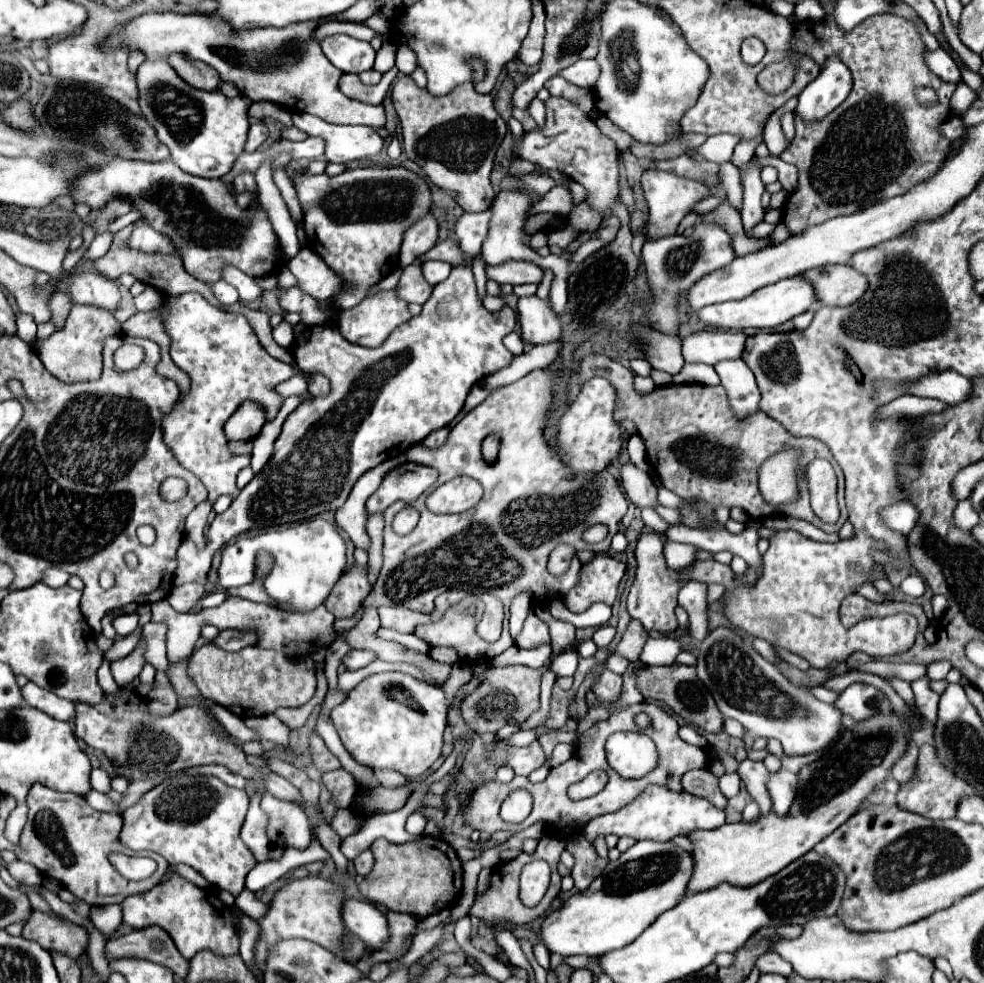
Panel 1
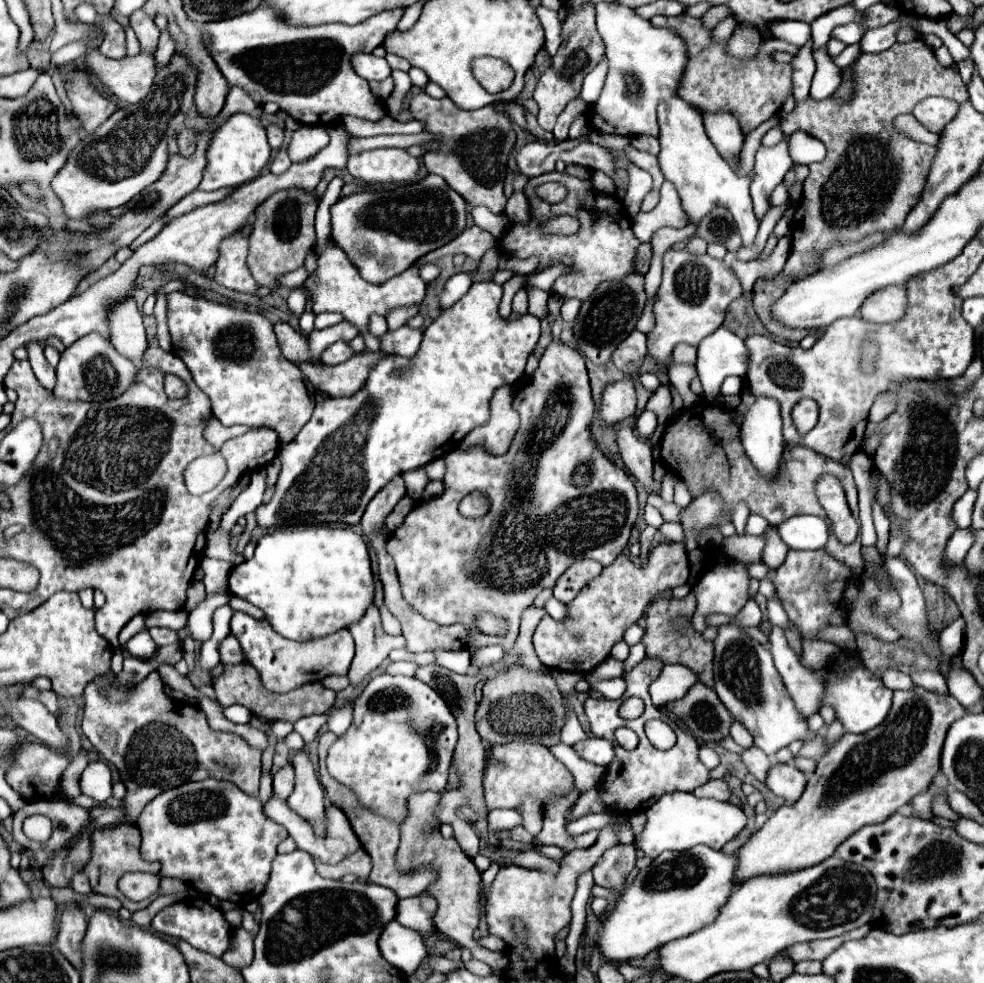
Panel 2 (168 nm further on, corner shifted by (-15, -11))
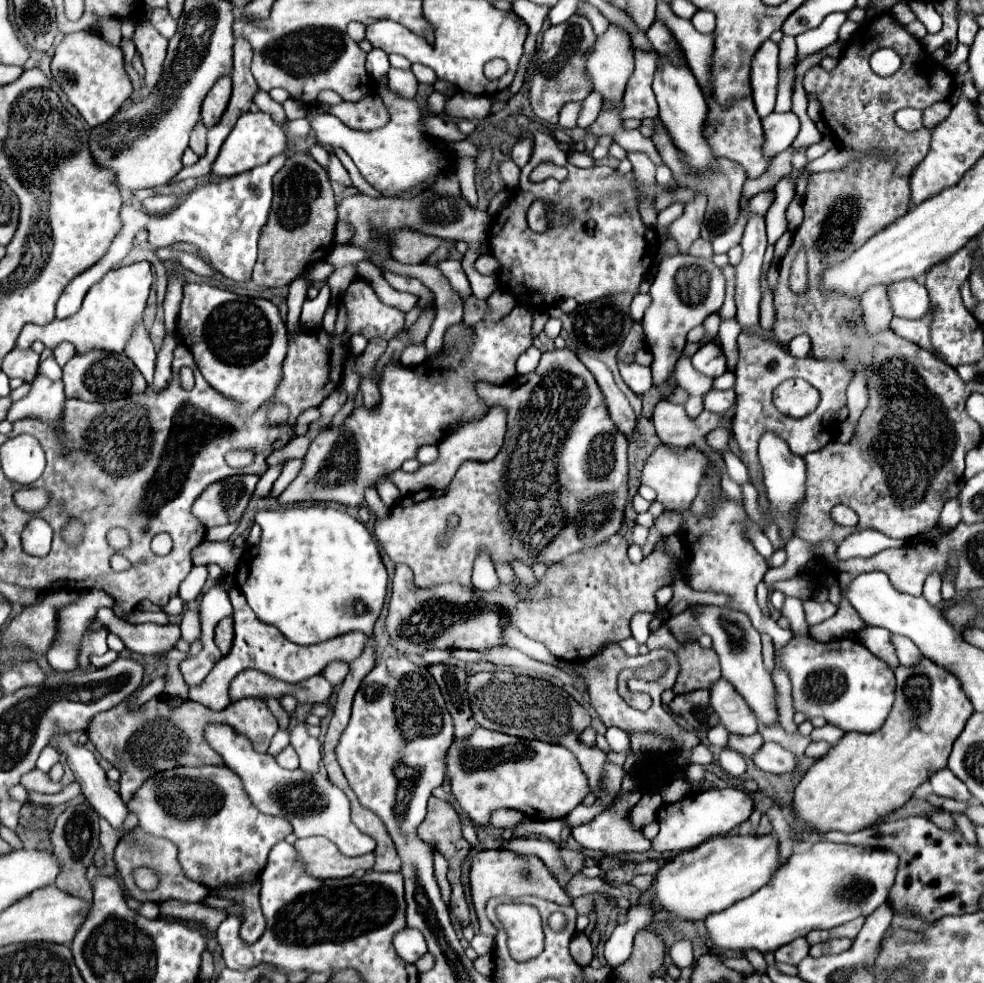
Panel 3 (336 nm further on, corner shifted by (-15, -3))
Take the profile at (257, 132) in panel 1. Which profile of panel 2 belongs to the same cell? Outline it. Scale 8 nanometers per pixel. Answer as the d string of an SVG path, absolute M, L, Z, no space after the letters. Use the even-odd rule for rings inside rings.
M268 126L266 128L266 134L268 134L268 144L272 150L280 150L282 142L284 142L284 130L280 130L278 126Z

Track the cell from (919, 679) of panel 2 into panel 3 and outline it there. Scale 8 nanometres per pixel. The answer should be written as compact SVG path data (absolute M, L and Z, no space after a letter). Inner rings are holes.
M892 634L892 644L896 648L896 656L900 660L900 664L908 666L908 664L916 664L920 660L920 650L916 648L916 644L912 644L912 640L908 640L906 636L896 636Z

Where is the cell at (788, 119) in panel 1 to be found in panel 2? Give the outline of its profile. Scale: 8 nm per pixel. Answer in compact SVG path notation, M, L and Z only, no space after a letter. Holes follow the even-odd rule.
M812 39L799 49L792 62L793 95L796 104L807 99L816 70L816 64L812 56Z

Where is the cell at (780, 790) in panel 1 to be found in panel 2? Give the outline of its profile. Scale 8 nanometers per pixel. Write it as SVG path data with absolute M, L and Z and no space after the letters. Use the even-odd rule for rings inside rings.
M774 764L768 772L766 786L784 800L784 804L796 804L806 788L806 776L792 764Z

